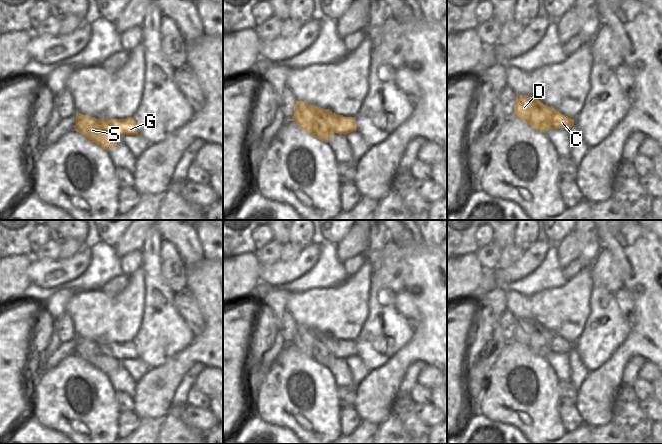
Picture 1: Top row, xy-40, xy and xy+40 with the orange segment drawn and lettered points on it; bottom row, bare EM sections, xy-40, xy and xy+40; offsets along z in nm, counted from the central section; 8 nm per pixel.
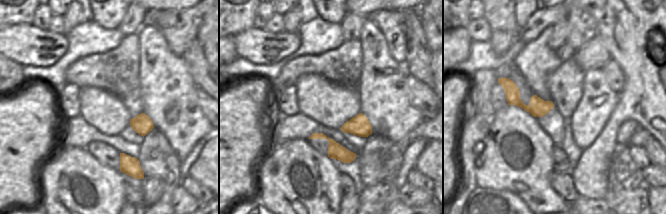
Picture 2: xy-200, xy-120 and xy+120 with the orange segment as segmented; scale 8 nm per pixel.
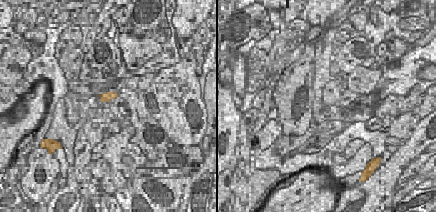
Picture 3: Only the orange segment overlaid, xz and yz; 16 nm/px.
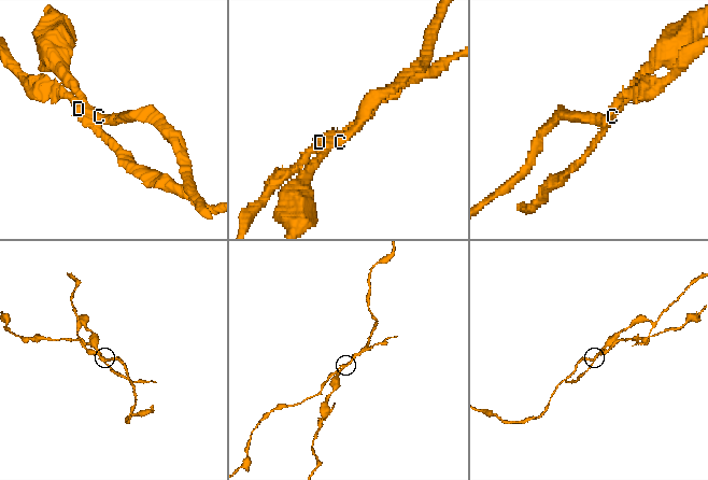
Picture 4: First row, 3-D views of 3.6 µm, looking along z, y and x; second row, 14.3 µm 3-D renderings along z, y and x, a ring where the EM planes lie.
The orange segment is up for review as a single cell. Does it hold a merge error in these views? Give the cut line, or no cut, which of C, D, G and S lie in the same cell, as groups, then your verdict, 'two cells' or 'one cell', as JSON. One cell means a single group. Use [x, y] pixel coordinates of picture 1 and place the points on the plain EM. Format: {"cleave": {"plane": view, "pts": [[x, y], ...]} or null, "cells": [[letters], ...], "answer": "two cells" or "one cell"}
{"cleave": {"plane": "xy", "pts": [[316, 331], [321, 342], [334, 356]]}, "cells": [["C", "G"], ["D", "S"]], "answer": "two cells"}

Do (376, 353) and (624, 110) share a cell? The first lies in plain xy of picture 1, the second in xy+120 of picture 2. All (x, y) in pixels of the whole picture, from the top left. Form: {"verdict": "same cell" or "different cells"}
{"verdict": "different cells"}

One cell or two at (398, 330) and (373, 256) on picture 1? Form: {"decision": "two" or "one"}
{"decision": "one"}

